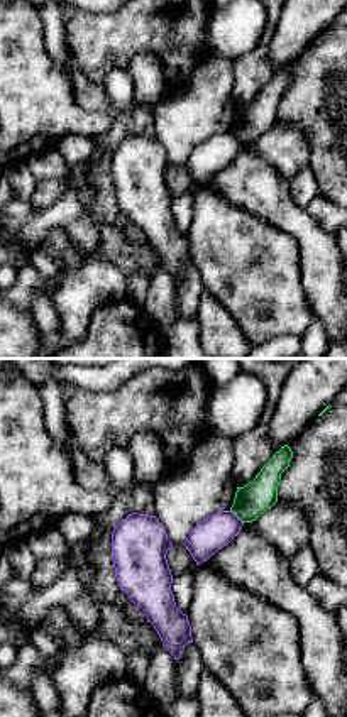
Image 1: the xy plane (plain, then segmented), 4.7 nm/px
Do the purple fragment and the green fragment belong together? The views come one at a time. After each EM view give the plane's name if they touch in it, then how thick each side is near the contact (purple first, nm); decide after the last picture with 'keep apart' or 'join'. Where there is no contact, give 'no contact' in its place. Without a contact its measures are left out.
meets purple in xy; 160 nm thick on the purple side, 160 nm on the other

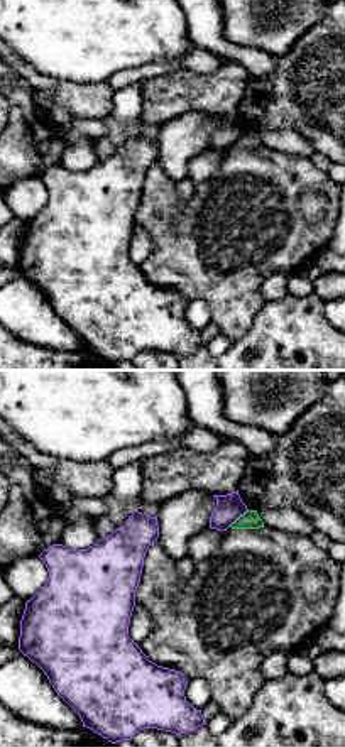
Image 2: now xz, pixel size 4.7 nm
meets purple in xz; 130 nm thick on the purple side, 90 nm on the other

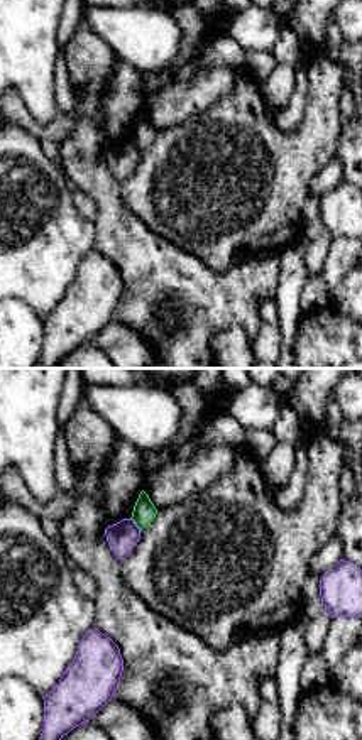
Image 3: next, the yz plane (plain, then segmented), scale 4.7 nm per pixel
meets purple in yz; 150 nm thick on the purple side, 110 nm on the other

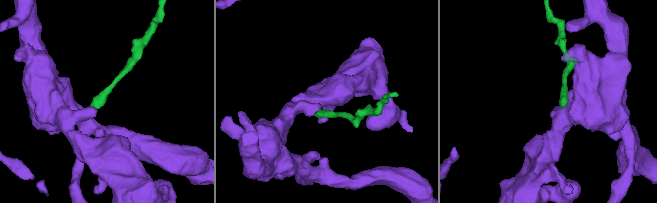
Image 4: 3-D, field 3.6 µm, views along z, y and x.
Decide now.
keep apart

